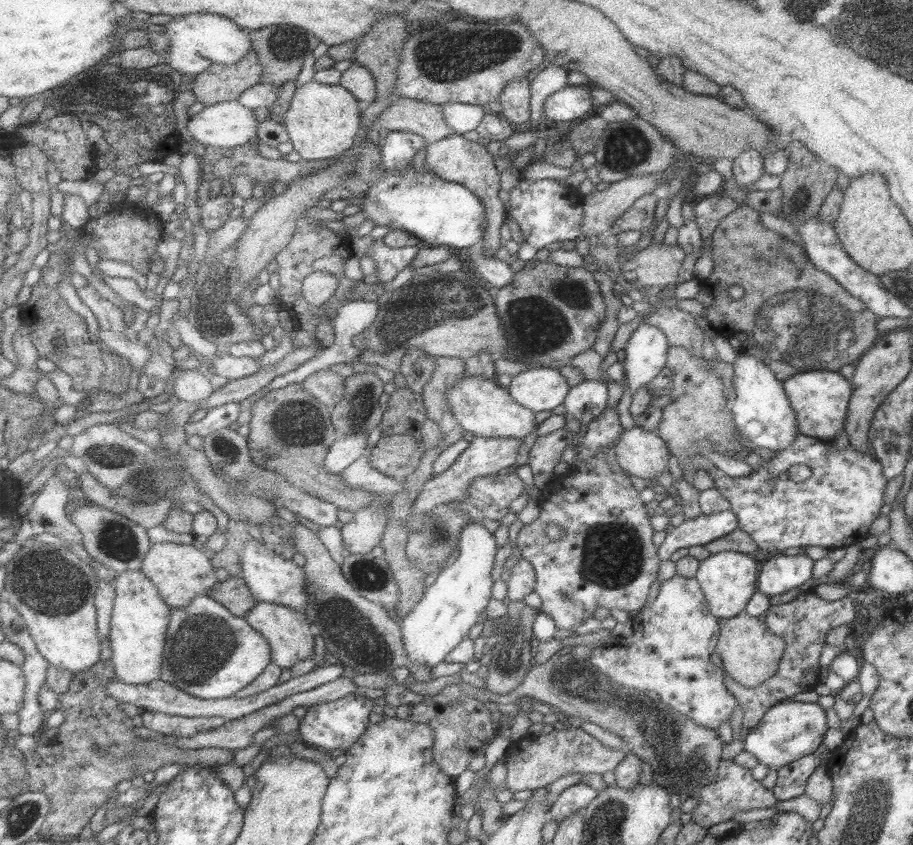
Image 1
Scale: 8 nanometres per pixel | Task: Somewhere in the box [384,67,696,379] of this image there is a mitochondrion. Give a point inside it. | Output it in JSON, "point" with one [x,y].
{"point":[538,326]}

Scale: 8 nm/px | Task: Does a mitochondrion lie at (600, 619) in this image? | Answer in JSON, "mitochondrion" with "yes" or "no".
{"mitochondrion":"no"}

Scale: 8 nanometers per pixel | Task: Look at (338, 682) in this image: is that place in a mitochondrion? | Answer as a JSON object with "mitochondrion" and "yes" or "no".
{"mitochondrion":"no"}

